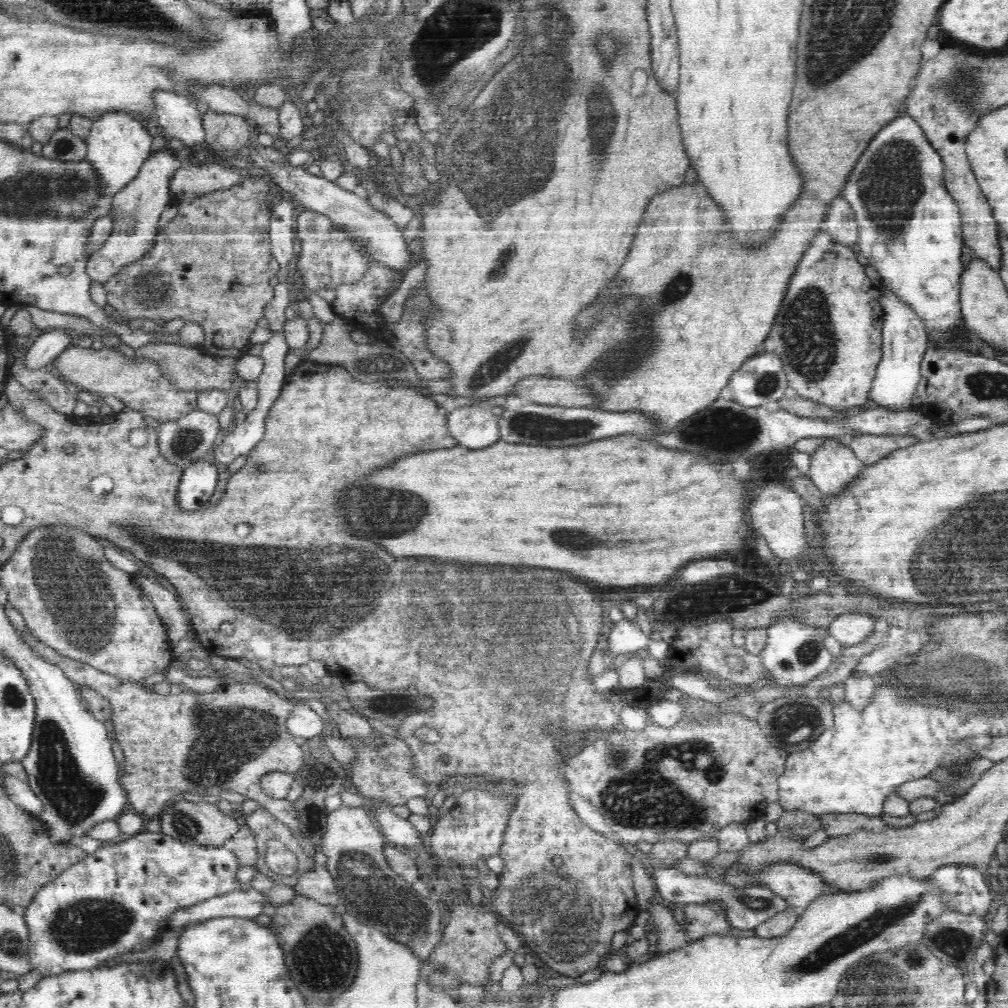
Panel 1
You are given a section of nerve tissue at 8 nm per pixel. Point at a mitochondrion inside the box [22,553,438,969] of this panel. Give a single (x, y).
(226, 738)

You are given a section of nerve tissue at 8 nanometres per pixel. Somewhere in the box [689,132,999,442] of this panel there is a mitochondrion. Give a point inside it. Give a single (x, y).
(892, 183)

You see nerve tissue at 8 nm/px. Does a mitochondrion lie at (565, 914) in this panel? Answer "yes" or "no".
yes

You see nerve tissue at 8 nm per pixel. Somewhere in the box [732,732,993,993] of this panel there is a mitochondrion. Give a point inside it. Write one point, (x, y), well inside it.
(956, 943)

